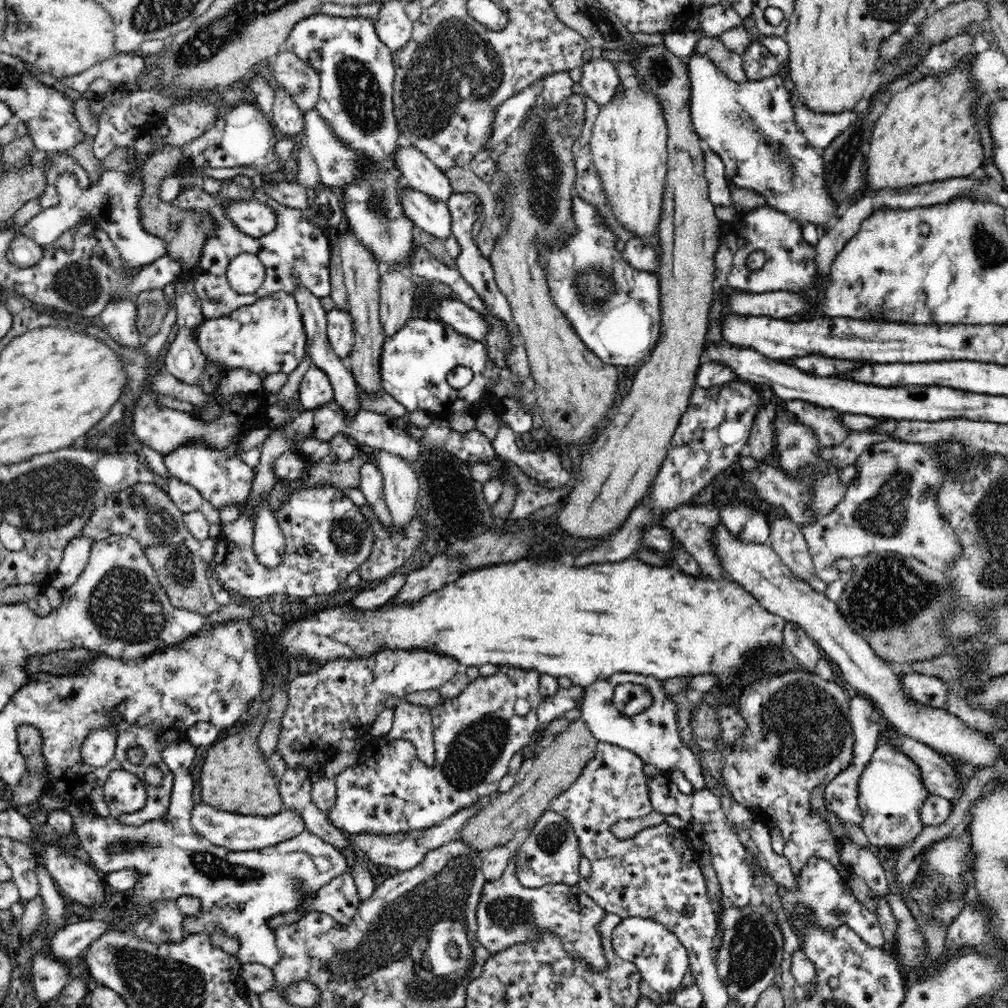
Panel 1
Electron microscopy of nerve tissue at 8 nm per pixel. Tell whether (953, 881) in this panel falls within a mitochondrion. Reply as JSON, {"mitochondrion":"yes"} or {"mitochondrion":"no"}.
{"mitochondrion":"yes"}

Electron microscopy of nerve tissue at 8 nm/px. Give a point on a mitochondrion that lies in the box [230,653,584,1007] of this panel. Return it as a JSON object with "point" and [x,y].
{"point":[434,911]}

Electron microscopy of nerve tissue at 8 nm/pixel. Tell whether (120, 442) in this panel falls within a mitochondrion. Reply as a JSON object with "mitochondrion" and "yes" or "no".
{"mitochondrion":"no"}

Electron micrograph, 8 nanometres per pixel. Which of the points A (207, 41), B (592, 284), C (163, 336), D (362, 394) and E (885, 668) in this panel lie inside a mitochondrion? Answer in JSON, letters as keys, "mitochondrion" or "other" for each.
{"A":"mitochondrion","B":"mitochondrion","C":"other","D":"other","E":"other"}

